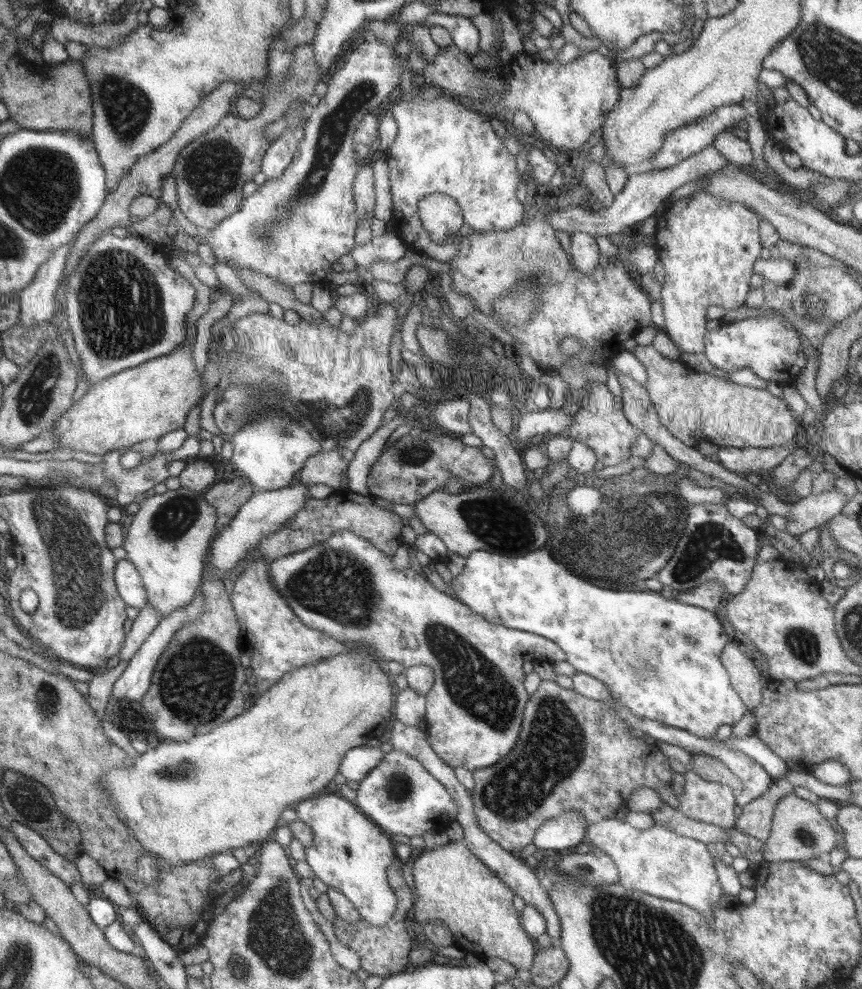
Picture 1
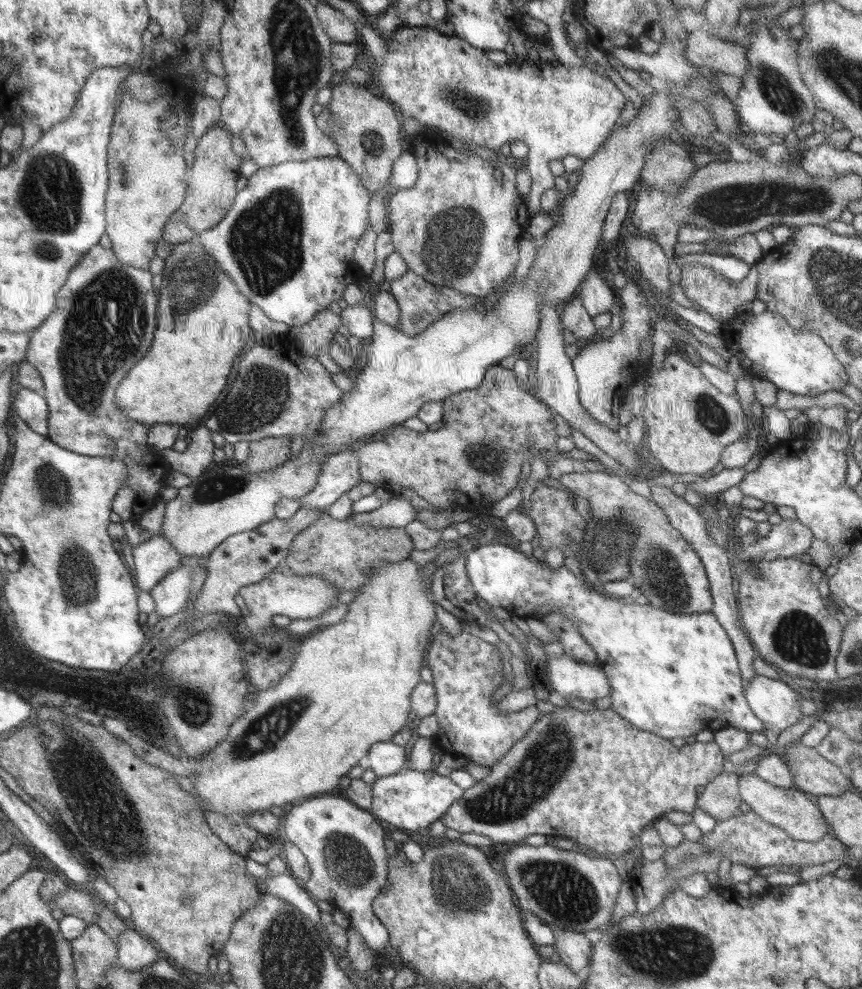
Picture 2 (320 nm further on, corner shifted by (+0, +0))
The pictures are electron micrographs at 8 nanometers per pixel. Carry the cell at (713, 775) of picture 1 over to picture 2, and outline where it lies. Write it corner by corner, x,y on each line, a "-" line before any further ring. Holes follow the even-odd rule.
755,774
739,777
739,791
743,801
750,805
752,811
766,822
781,828
797,841
818,842
829,832
829,824
825,821
819,806
816,806
815,798
809,793
793,786
788,789
778,788

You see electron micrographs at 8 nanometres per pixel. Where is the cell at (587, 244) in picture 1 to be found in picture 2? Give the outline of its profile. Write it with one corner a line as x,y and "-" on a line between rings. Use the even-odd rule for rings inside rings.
594,266
586,279
580,284
578,292
584,308
588,311
591,317
596,317
598,314
610,311
614,304
614,296
617,293
611,282
607,282
598,268

